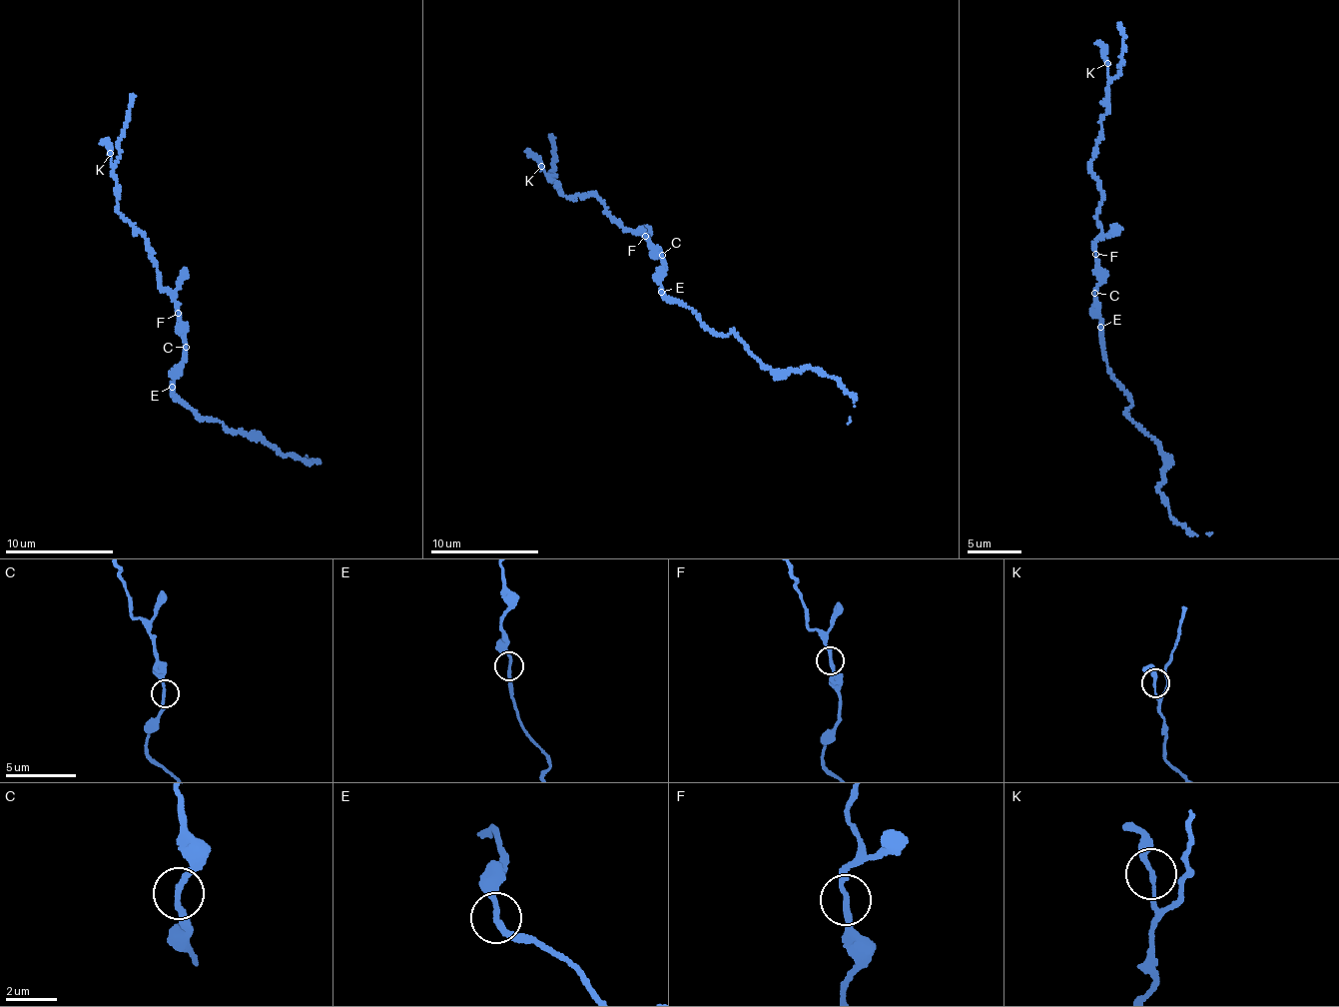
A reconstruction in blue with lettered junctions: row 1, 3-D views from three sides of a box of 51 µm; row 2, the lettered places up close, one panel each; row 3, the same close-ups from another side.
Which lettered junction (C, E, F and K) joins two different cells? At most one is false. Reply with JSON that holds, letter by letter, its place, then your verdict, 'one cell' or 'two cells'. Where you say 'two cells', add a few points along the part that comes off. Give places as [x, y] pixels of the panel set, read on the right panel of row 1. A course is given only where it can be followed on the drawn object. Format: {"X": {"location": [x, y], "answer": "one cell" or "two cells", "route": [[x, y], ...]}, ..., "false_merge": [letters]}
{"C": {"location": [1094, 293], "answer": "one cell"}, "E": {"location": [1100, 327], "answer": "one cell"}, "F": {"location": [1095, 254], "answer": "one cell"}, "K": {"location": [1107, 63], "answer": "one cell"}, "false_merge": []}

